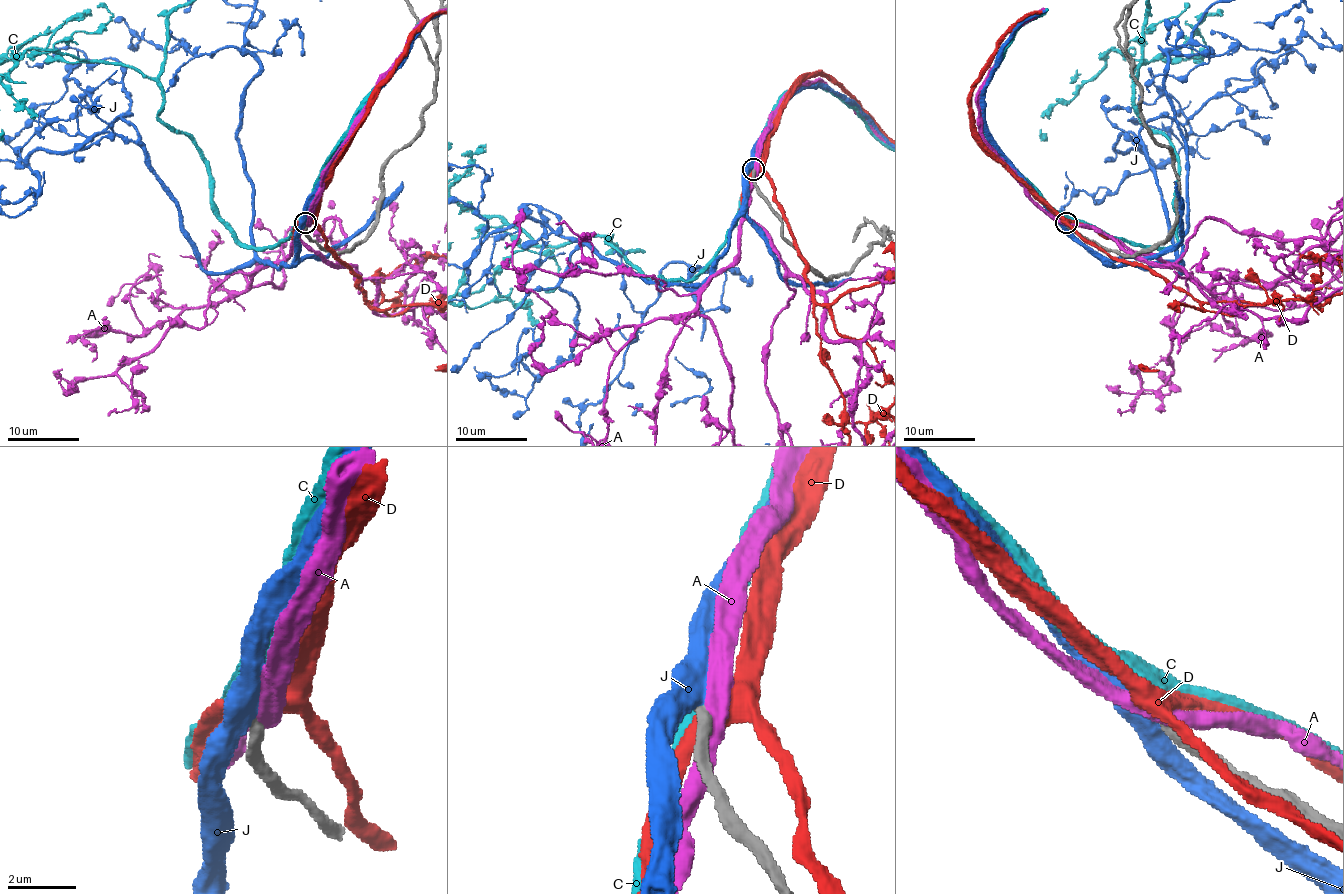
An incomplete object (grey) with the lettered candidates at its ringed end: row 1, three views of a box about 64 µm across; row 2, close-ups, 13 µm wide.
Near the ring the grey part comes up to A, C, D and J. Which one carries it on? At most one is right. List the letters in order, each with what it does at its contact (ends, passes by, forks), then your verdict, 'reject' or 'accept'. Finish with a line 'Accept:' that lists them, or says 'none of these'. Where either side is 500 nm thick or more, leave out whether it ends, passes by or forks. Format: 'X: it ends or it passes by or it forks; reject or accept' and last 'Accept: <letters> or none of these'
A: it passes by; reject
C: it passes by; accept
D: reject
J: it passes by; reject
Accept: C

